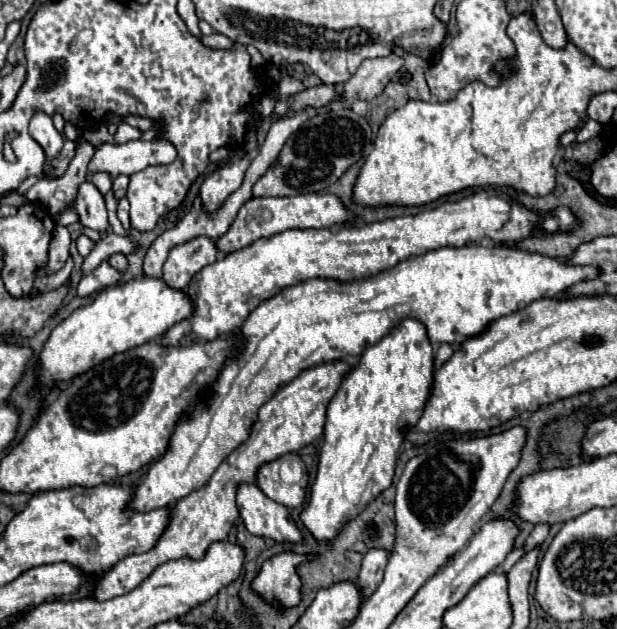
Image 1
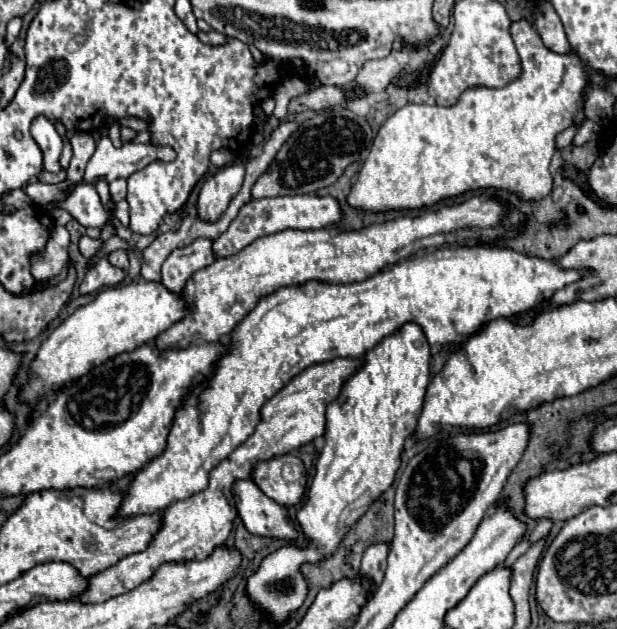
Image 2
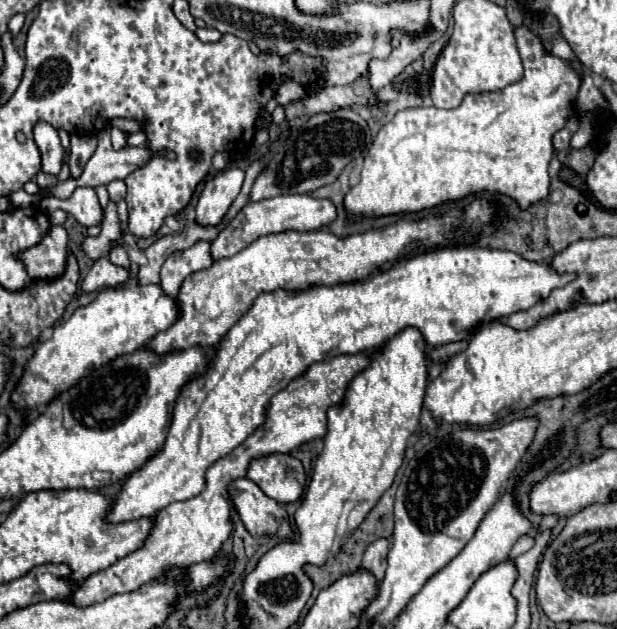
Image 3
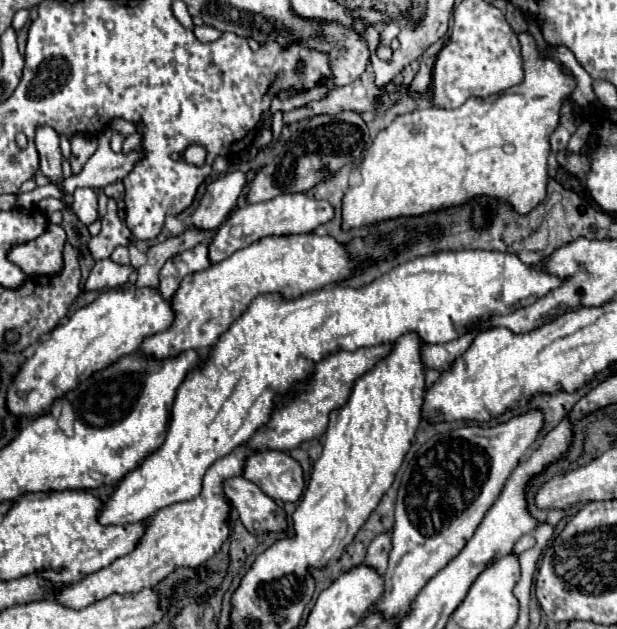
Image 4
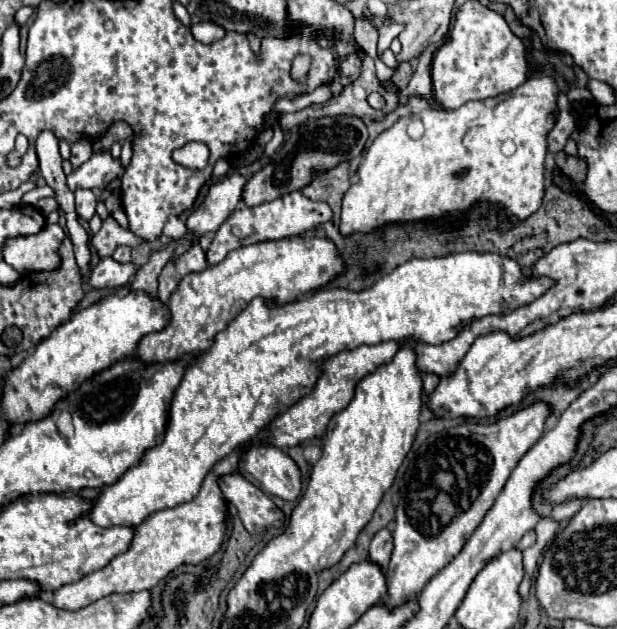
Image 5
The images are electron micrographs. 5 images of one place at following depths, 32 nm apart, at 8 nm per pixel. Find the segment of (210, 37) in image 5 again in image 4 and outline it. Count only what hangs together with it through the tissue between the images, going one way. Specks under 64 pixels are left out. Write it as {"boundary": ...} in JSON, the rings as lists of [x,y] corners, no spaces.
{"boundary":[[[196,26],[196,28],[194,28],[194,36],[196,36],[200,42],[214,42],[214,40],[218,40],[222,34],[220,34],[216,28],[212,28],[212,26]]]}

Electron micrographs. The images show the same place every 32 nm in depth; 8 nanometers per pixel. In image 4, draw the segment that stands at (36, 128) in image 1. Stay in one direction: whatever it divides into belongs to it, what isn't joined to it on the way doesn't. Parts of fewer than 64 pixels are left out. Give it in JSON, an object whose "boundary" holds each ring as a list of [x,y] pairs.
{"boundary":[[[40,126],[36,130],[36,148],[40,154],[40,170],[44,176],[48,176],[52,182],[62,182],[62,152],[60,152],[60,140],[58,134],[48,128]]]}

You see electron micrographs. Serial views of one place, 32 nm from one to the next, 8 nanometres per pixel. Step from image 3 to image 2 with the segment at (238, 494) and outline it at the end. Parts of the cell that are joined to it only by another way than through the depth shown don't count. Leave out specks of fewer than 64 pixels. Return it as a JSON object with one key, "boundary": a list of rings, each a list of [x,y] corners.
{"boundary":[[[240,480],[232,488],[238,514],[250,534],[276,540],[296,540],[298,530],[288,518],[286,506],[268,498],[252,480]]]}

